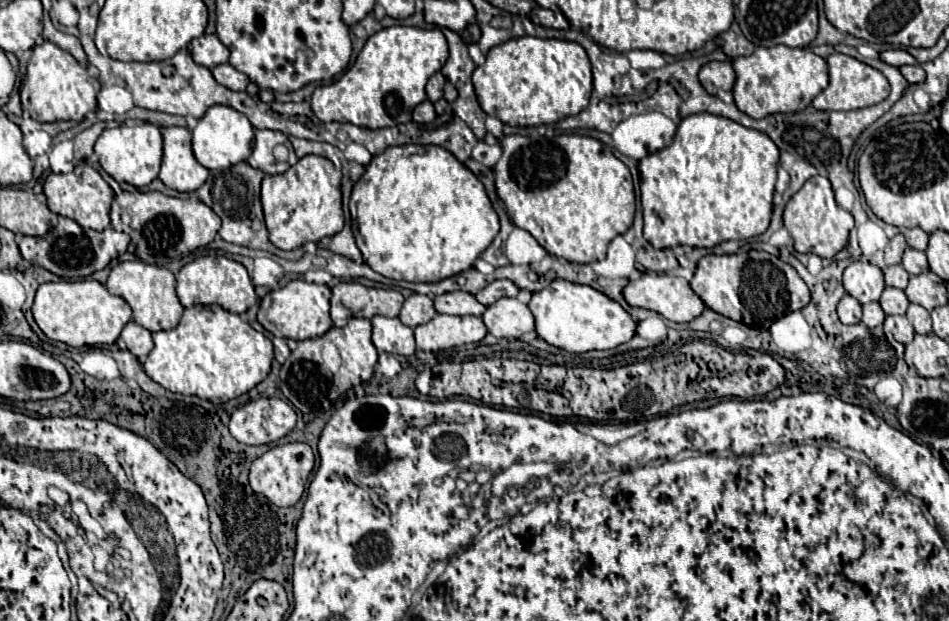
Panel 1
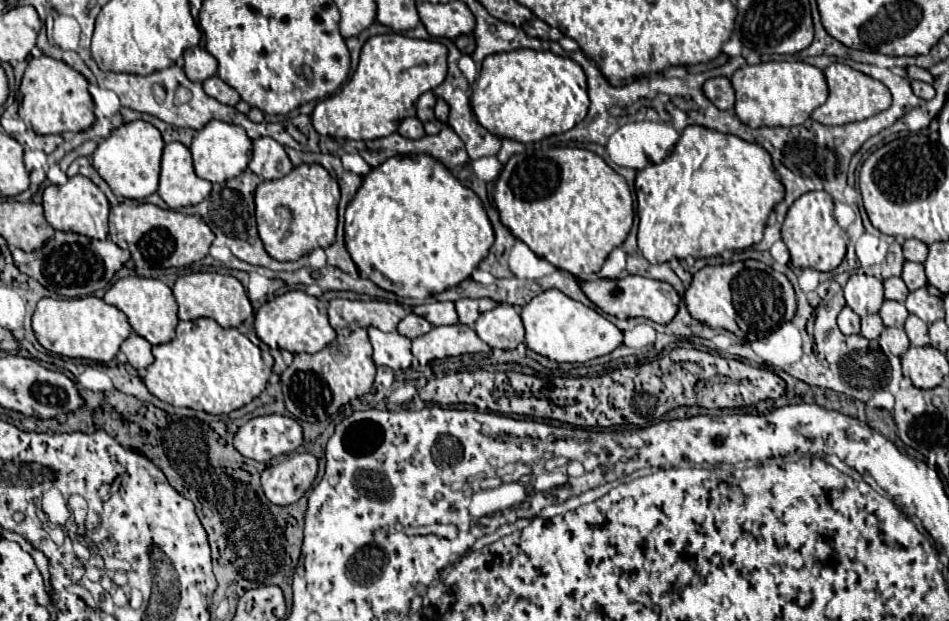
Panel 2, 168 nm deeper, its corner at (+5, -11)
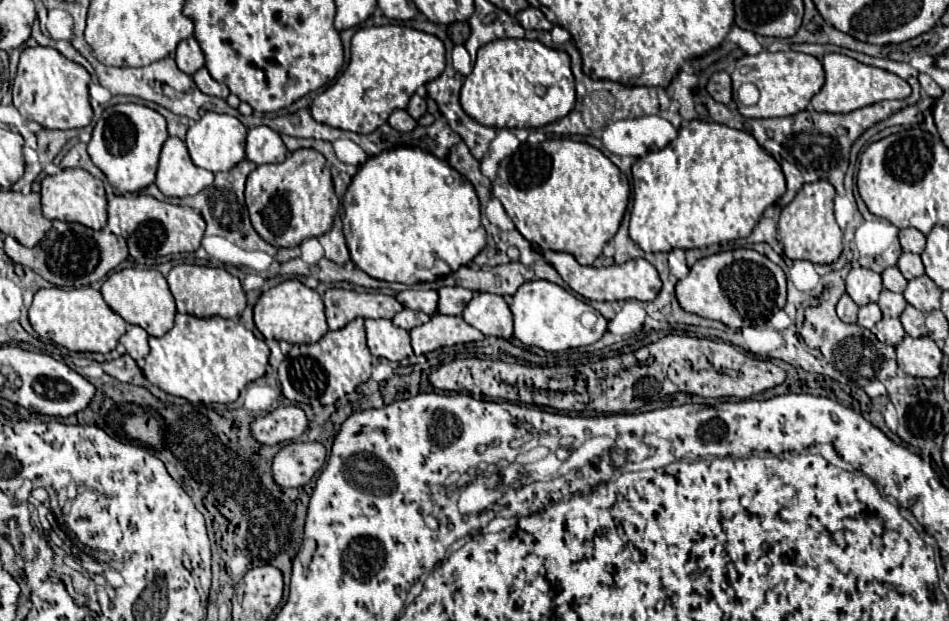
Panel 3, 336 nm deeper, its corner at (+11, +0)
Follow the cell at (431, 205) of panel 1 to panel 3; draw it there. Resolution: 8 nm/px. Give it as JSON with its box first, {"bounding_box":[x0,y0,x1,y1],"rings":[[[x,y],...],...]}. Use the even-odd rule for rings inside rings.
{"bounding_box":[343,147,487,285],"rings":[[[399,147],[399,149],[389,149],[383,151],[375,157],[369,157],[369,161],[365,165],[359,167],[359,171],[355,173],[345,199],[343,199],[343,207],[345,207],[345,221],[349,223],[349,231],[345,231],[345,241],[351,253],[353,263],[365,271],[367,275],[381,279],[381,281],[397,281],[397,283],[405,283],[405,285],[415,285],[419,281],[435,281],[441,277],[447,277],[451,273],[455,273],[455,269],[459,269],[461,265],[467,265],[473,261],[473,257],[485,247],[487,237],[485,237],[485,227],[481,225],[481,211],[479,211],[479,199],[475,195],[473,185],[455,169],[451,169],[451,165],[447,165],[447,161],[435,157],[433,153],[427,153],[425,149],[411,149],[411,147]]]}

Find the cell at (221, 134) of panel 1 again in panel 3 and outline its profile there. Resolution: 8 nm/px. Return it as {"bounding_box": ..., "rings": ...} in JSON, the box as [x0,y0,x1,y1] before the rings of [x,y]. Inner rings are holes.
{"bounding_box":[185,111,247,173],"rings":[[[209,111],[193,127],[189,127],[185,143],[197,167],[203,167],[211,173],[219,173],[235,167],[239,161],[245,159],[245,137],[247,137],[247,127],[237,117]]]}

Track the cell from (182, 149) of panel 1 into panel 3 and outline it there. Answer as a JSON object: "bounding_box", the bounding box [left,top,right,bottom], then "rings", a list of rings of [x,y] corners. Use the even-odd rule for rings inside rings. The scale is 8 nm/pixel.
{"bounding_box":[155,137,213,197],"rings":[[[169,137],[163,145],[157,169],[155,185],[159,191],[167,197],[189,197],[197,195],[211,183],[213,173],[193,165],[187,145],[177,137]]]}

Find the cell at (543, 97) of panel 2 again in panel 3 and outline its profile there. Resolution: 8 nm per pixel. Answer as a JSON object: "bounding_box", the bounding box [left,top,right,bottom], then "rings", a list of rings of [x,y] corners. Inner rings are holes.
{"bounding_box":[461,39,575,129],"rings":[[[495,39],[477,51],[471,75],[461,87],[463,111],[495,129],[537,129],[563,119],[575,105],[569,55],[529,39]]]}

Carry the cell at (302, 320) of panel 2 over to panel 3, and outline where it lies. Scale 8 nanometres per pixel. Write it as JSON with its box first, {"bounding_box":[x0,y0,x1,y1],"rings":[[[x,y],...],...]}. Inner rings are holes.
{"bounding_box":[255,279,329,345],"rings":[[[297,279],[283,281],[259,297],[259,301],[255,305],[255,325],[263,333],[265,339],[287,341],[291,345],[315,343],[329,331],[329,327],[325,323],[325,311],[323,311],[321,295],[317,291],[305,287]]]}

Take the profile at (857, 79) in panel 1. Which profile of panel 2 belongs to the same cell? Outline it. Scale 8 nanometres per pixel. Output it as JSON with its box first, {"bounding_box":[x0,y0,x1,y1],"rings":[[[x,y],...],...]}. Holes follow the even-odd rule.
{"bounding_box":[811,64,891,126],"rings":[[[829,64],[823,70],[827,84],[829,84],[829,98],[823,106],[819,106],[817,110],[813,110],[811,118],[815,122],[827,124],[827,126],[837,126],[837,124],[847,124],[847,122],[857,122],[857,120],[865,120],[871,118],[883,110],[889,108],[891,104],[891,92],[885,88],[885,84],[881,84],[879,80],[853,70],[847,64]]]}

